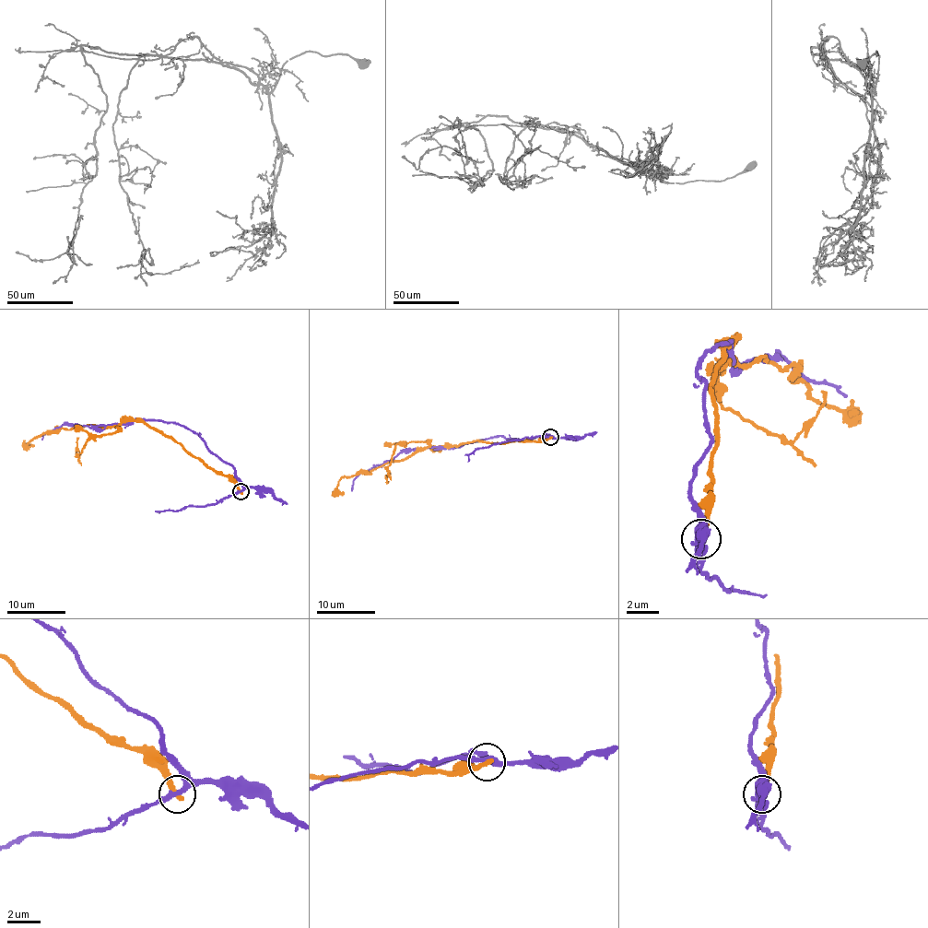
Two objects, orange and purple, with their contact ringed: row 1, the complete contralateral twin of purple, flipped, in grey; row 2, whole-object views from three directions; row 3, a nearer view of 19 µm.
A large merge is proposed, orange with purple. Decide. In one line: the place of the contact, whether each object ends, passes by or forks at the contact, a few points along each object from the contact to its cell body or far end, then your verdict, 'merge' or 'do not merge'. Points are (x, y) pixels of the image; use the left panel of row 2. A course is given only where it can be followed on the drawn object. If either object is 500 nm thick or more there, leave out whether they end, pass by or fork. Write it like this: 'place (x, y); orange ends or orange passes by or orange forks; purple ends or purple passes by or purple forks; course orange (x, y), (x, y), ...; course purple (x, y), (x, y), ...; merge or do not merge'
place (240, 491); orange ends; purple passes by; course orange (240, 492), (225, 475), (217, 475), (178, 443), (142, 421), (46, 430), (23, 450); course purple (240, 492), (242, 482), (235, 470), (197, 435), (174, 423), (142, 418), (61, 425), (41, 439); do not merge

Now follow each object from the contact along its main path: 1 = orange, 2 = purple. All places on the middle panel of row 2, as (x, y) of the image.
1: (549, 438), (534, 440), (472, 440), (452, 446), (416, 450), (401, 460), (388, 461), (338, 482), (333, 497)
2: (549, 438), (545, 433), (527, 440), (502, 436), (452, 448), (403, 450), (370, 467), (353, 482), (351, 490)

